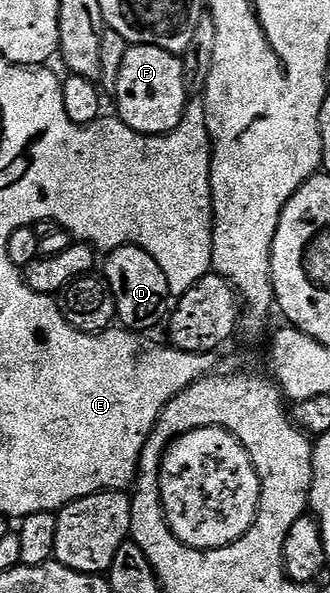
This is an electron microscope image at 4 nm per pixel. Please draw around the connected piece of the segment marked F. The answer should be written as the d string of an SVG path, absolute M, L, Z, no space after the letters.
M130 45L123 56L115 91L122 122L140 134L170 134L185 114L185 66L176 54L158 46Z

